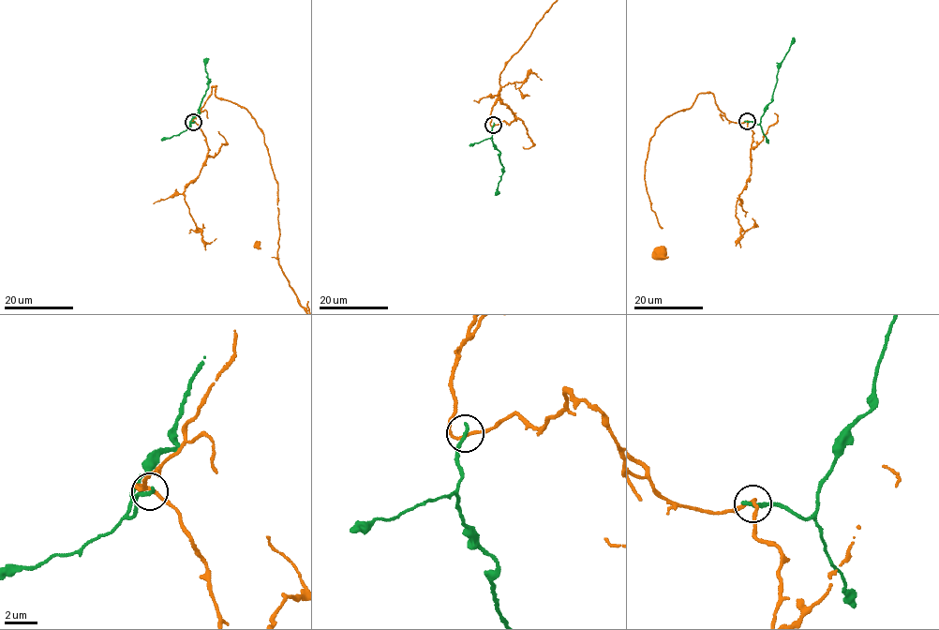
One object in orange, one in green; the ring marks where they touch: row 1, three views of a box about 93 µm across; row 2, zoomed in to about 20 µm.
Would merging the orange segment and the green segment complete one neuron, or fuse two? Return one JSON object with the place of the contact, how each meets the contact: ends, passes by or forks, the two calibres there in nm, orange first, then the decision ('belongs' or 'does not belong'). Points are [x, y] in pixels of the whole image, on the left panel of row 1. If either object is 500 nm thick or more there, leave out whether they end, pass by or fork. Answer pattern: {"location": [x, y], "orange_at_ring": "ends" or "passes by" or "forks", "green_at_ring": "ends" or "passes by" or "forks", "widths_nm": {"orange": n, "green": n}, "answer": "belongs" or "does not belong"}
{"location": [193, 122], "orange_at_ring": "passes by", "green_at_ring": "ends", "widths_nm": {"orange": 180, "green": 280}, "answer": "does not belong"}

